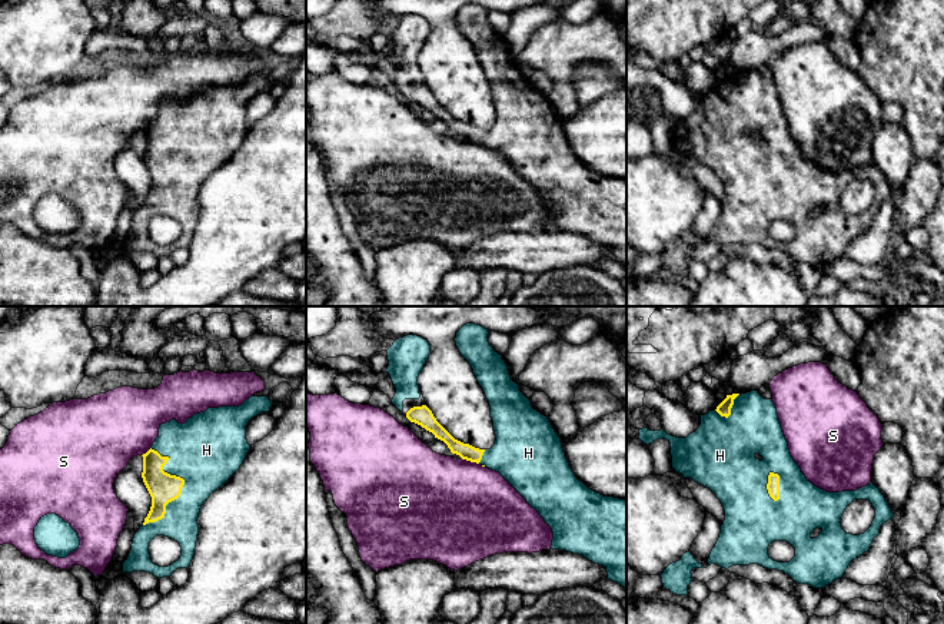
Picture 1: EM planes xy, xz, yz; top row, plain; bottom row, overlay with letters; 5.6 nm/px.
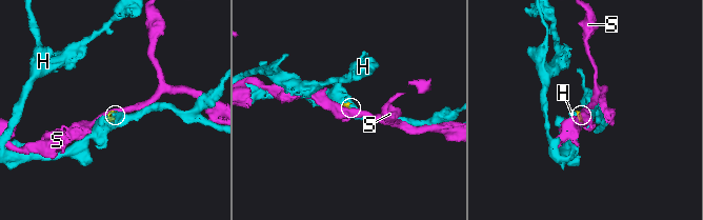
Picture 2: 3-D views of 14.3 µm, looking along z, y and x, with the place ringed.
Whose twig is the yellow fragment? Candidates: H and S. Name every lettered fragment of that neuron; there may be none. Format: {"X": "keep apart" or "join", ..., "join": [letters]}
{"H": "join", "S": "keep apart", "join": ["H"]}

